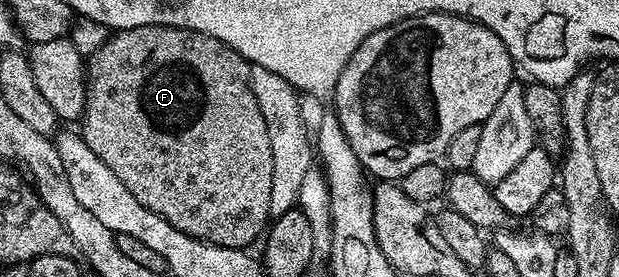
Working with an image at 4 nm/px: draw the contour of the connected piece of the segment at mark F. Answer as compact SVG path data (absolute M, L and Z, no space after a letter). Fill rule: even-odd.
M145 25L124 31L115 31L110 39L97 49L97 53L89 56L85 63L87 69L87 104L81 120L81 134L84 141L117 173L121 185L145 205L153 213L165 217L169 225L181 229L181 233L189 233L189 237L197 237L206 243L222 247L250 248L255 238L264 234L269 220L272 218L271 194L277 191L273 181L273 149L269 146L269 129L265 129L265 117L261 117L261 105L257 105L257 97L253 97L251 88L252 64L243 59L232 47L217 41L217 37L209 37L200 31L190 31L184 27L162 27L161 25Z

